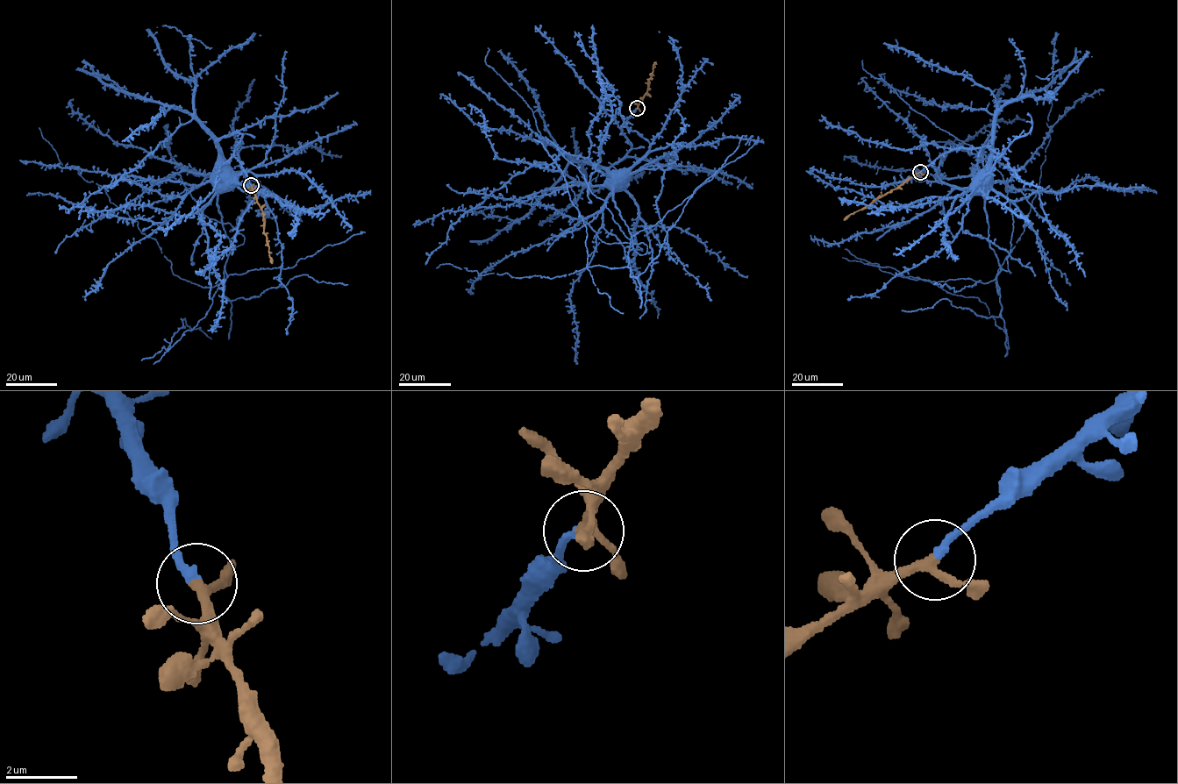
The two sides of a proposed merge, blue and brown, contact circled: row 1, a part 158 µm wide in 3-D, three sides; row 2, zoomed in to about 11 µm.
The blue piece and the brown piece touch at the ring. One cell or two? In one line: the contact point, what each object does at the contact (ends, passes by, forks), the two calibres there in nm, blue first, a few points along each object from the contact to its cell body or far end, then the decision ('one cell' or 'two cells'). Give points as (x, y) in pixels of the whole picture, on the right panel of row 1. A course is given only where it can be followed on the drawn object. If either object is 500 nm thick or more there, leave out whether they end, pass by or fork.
at (920, 172); blue ends there; brown passes by; 240 nm thick on the blue side, 240 nm on the other; blue runs (920, 172), (951, 150), (988, 146), (990, 156), (979, 184); brown runs (920, 172), (843, 219); one cell

